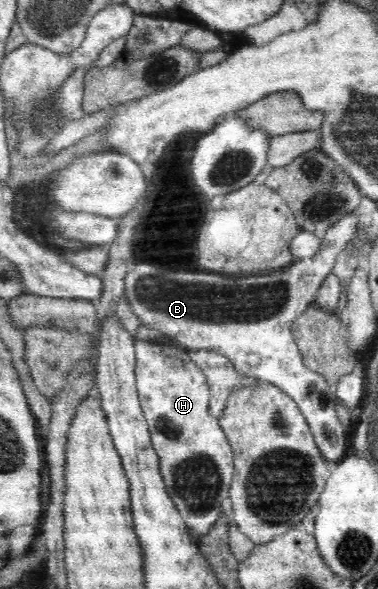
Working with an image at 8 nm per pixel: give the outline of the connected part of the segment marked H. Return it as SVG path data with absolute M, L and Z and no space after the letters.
M135 342L136 390L146 422L151 432L153 447L160 459L160 472L167 493L175 502L178 512L190 532L207 535L223 513L222 503L229 498L229 489L234 479L233 450L218 417L209 413L210 391L203 370L191 360L189 352L173 343Z

